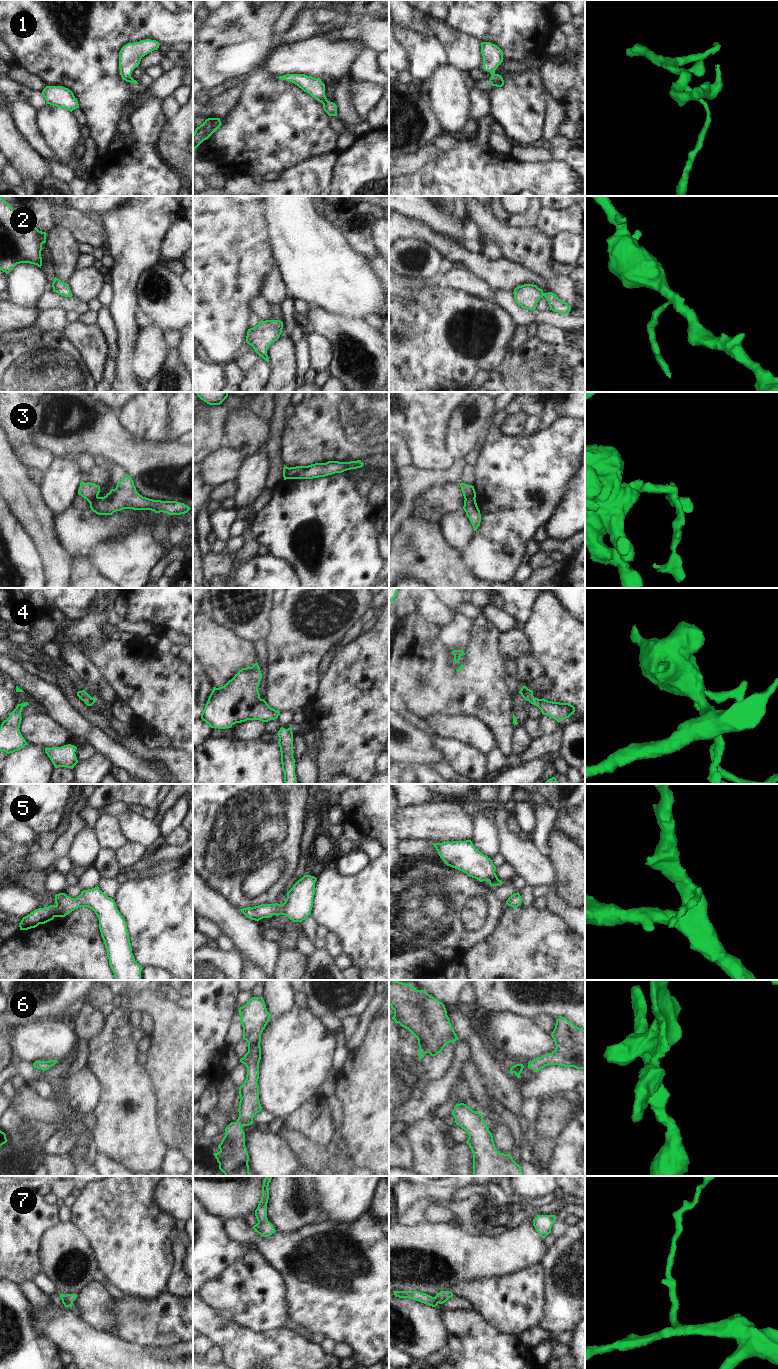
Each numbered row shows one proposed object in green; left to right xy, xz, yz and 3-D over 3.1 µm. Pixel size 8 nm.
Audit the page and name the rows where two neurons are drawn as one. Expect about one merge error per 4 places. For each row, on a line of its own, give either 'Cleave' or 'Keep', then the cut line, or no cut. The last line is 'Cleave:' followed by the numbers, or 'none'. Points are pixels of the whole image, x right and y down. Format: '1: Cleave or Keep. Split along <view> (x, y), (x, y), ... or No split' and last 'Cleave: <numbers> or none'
1: Keep. No split
2: Keep. No split
3: Cleave. Split along yz (474, 497), (468, 497), (465, 500)
4: Keep. No split
5: Keep. No split
6: Keep. No split
7: Keep. No split
Cleave: 3.

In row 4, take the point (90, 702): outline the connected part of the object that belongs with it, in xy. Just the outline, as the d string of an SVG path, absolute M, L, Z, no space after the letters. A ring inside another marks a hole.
M85 690L78 691L77 696L81 699L87 706L92 706L97 700L92 698Z

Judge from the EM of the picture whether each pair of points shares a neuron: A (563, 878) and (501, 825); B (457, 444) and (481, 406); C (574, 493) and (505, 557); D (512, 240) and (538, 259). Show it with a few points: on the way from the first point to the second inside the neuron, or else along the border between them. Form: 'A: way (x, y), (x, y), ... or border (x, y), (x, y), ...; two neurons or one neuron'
A: border (547, 856), (555, 875), (555, 882), (552, 887); two neurons
B: way (462, 435), (480, 415); one neuron
C: border (565, 491), (564, 497), (544, 527); two neurons
D: way (518, 245), (528, 253), (532, 253); one neuron

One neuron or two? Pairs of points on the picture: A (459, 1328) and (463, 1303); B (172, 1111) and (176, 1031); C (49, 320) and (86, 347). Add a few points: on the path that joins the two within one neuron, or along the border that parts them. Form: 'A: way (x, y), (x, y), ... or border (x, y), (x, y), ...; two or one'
A: border (442, 1308), (445, 1310), (476, 1312); two
B: way (176, 1091), (176, 1051); one
C: border (67, 323), (61, 331); two

